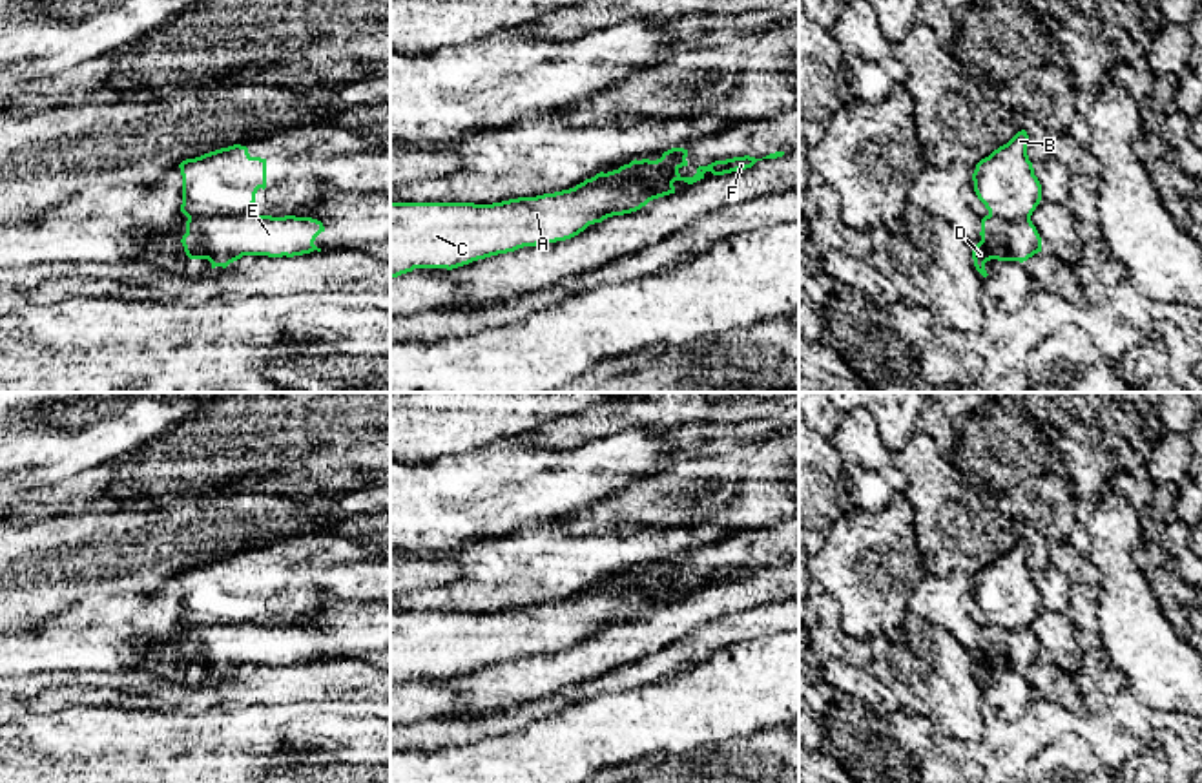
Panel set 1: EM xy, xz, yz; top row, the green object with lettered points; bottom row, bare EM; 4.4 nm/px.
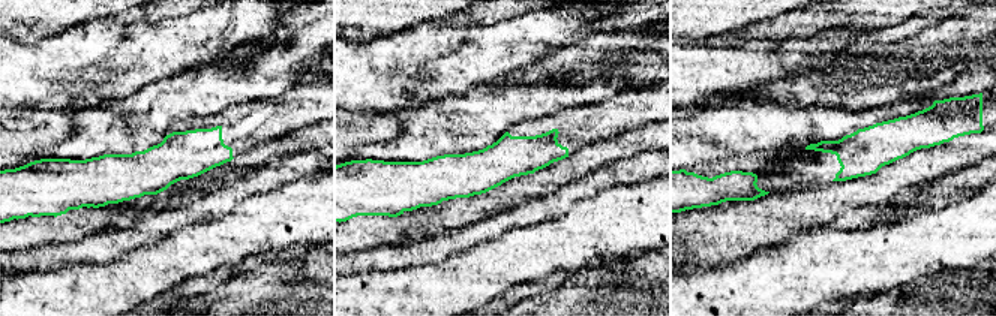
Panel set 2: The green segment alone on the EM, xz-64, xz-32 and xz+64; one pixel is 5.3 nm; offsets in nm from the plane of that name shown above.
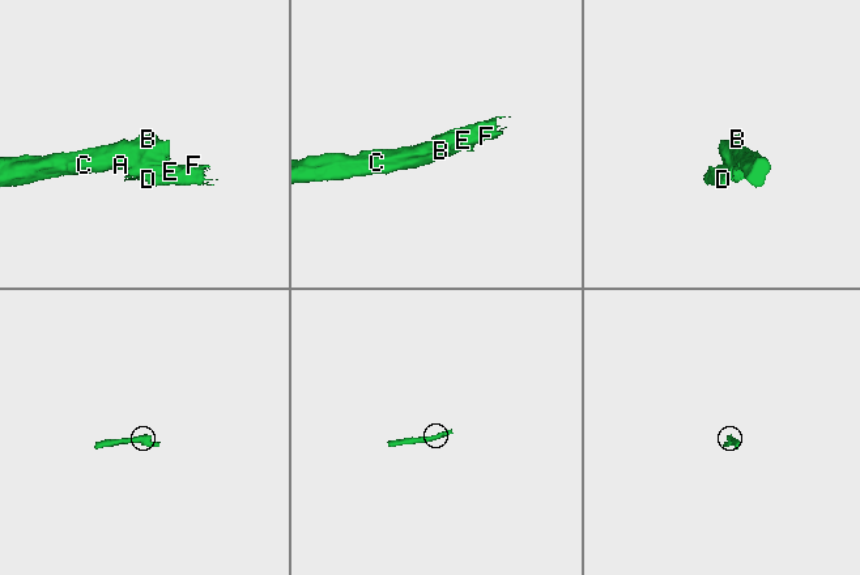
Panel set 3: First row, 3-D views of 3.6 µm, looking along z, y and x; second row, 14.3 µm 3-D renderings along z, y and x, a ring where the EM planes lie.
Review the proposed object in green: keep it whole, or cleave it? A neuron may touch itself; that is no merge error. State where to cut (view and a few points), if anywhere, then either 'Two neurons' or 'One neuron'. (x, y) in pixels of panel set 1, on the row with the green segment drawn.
Split along xz (602, 176), (611, 185), (653, 192), (672, 183). Two neurons

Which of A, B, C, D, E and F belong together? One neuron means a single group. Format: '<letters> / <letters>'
A B C / D E F

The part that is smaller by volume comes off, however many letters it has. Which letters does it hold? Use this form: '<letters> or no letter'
D, E, F

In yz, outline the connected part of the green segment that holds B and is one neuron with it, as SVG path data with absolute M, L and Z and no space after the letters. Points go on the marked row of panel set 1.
M1018 131L976 164L974 192L989 210L1009 221L1031 219L1041 201L1041 184L1027 155L1029 135Z

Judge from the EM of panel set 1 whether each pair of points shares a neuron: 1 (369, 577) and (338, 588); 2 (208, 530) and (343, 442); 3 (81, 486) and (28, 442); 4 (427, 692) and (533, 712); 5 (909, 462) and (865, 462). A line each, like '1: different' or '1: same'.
1: same
2: different
3: different
4: different
5: different

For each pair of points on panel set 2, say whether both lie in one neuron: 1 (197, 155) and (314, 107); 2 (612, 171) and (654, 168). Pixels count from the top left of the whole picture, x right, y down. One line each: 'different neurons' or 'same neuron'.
1: same neuron
2: same neuron

